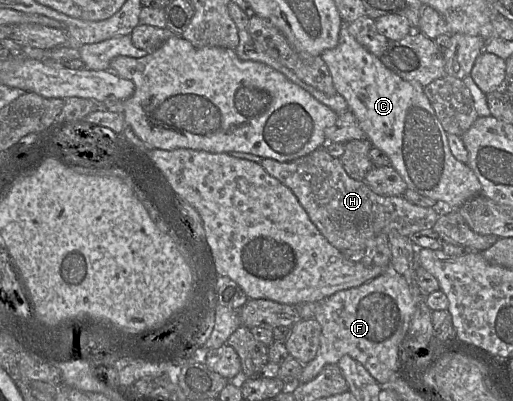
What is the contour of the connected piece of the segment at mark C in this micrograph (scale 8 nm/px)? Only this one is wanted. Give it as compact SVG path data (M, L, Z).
M342 21L342 26L339 32L339 41L336 47L327 49L320 55L330 72L337 93L346 100L349 108L348 110L350 110L356 117L361 129L365 133L365 138L371 142L373 147L378 148L388 156L388 158L390 159L390 165L400 174L410 190L413 190L422 196L433 199L436 202L443 201L450 205L452 208L458 210L459 207L462 206L465 202L482 193L482 186L477 176L467 164L458 161L452 155L448 145L447 132L443 129L440 121L438 120L433 107L431 106L428 98L424 93L424 88L417 82L410 82L402 79L396 73L388 69L381 62L379 57L370 53L356 41L356 39L348 31L348 24L349 23Z

